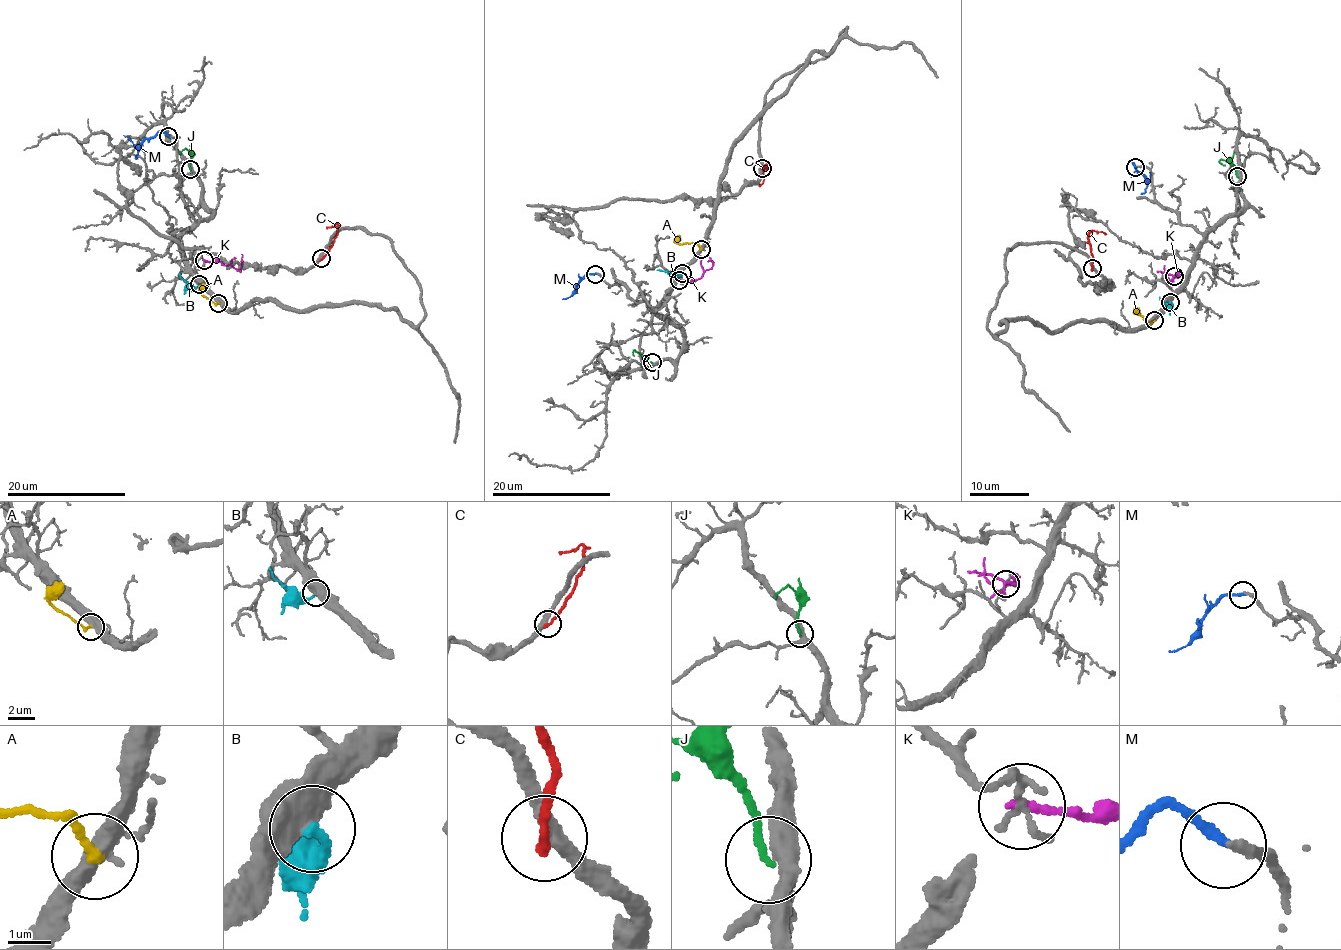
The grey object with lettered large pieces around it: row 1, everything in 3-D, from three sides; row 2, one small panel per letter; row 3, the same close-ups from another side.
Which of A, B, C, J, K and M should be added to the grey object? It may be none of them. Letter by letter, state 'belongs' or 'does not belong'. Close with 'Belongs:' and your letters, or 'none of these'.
A: does not belong
B: does not belong
C: does not belong
J: does not belong
K: does not belong
M: belongs
Belongs: M

